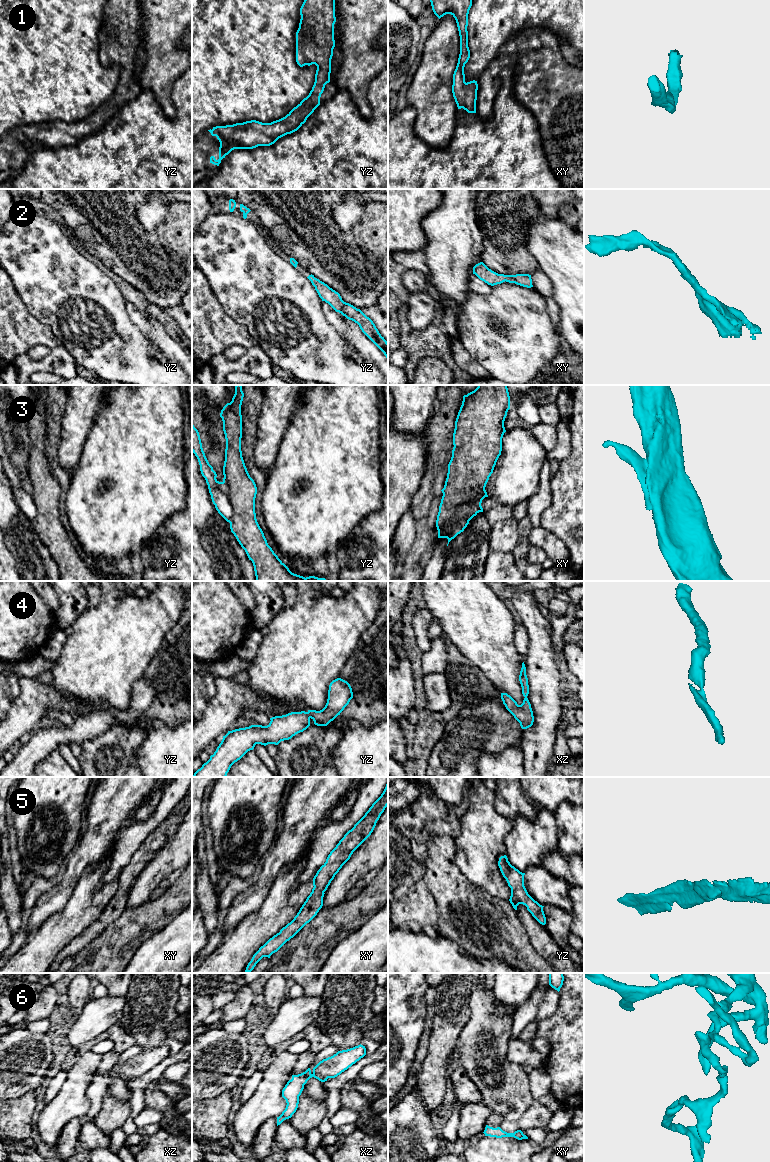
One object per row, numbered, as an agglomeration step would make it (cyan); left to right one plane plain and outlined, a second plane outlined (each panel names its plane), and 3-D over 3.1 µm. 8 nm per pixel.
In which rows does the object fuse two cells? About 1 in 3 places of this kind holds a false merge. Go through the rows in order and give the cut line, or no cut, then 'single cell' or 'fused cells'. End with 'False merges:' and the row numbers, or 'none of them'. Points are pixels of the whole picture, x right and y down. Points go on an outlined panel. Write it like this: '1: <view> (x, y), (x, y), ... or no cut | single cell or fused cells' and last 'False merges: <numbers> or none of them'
1: no cut | single cell
2: no cut | single cell
3: xy (470, 503), (467, 515), (455, 523) | fused cells
4: no cut | single cell
5: no cut | single cell
6: no cut | single cell
False merges: 3

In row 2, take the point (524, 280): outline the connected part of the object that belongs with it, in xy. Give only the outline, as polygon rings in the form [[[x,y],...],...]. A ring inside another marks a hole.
[[[483,262],[476,264],[473,267],[473,274],[488,285],[494,286],[503,282],[515,283],[517,285],[531,288],[532,279],[529,274],[504,275],[498,274],[489,269]]]

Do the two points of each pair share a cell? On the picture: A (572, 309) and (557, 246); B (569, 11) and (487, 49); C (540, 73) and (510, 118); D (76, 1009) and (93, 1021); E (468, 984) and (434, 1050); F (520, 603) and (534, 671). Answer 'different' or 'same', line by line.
A: same
B: same
C: different
D: different
E: same
F: same

